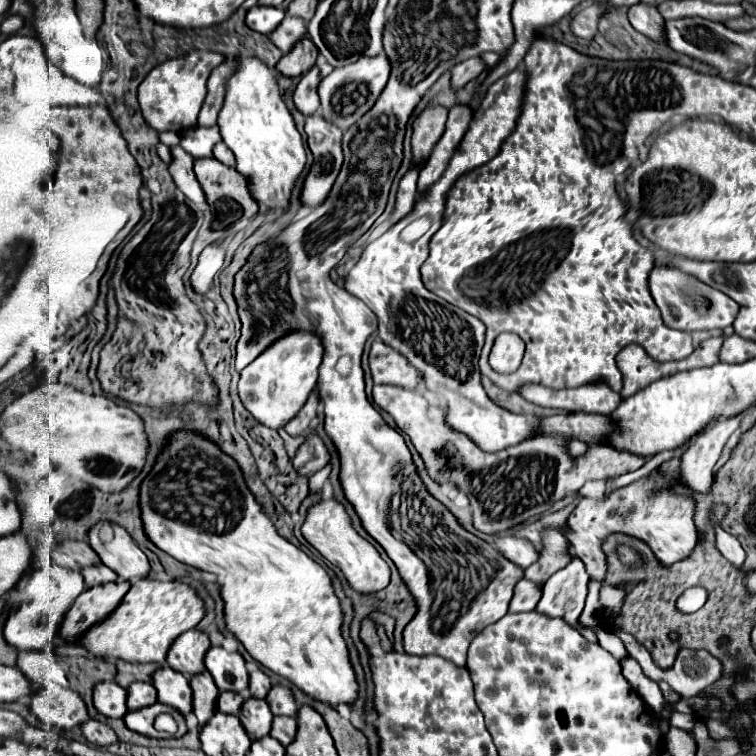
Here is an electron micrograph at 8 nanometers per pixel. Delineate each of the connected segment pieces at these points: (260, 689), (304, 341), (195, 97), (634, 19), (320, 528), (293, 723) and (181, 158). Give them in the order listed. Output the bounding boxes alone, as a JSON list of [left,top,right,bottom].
[[249,670,271,698],[239,330,323,426],[138,50,225,134],[628,3,667,44],[301,498,389,594],[271,716,297,746],[169,146,207,204]]

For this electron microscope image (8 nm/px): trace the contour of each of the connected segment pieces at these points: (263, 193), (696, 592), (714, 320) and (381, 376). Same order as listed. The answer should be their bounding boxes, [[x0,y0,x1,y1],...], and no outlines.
[[217,58,307,210],[676,587,708,613],[649,266,737,330],[369,340,423,388]]

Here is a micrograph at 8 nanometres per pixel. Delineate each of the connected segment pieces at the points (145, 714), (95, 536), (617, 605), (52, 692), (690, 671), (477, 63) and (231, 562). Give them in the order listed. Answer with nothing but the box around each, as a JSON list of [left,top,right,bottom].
[[123,702,185,738],[89,524,149,582],[601,586,625,616],[31,688,89,730],[613,628,721,700],[451,58,483,92],[141,432,359,708]]

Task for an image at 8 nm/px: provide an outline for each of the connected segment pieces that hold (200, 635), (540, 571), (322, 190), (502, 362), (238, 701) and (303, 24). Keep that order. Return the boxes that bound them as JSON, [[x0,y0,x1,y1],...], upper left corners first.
[[167,628,211,676],[525,528,571,586],[301,114,343,206],[489,334,525,374],[217,692,243,714],[269,16,307,54]]

